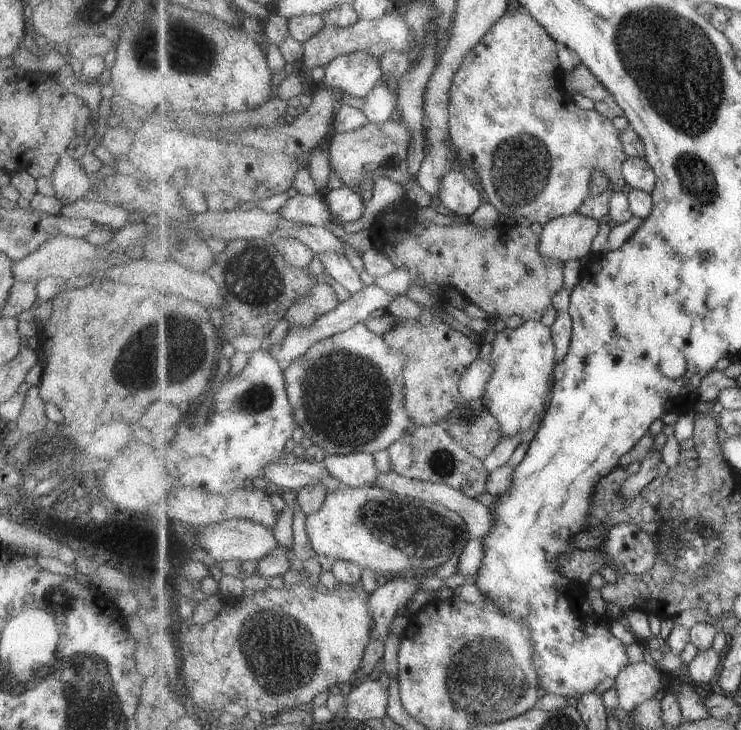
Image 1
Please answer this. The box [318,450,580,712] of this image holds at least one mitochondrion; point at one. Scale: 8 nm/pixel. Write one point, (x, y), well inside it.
(396, 523)

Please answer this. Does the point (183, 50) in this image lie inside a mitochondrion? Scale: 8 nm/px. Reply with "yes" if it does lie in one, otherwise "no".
yes

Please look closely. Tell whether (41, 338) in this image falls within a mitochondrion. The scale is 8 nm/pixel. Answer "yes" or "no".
no

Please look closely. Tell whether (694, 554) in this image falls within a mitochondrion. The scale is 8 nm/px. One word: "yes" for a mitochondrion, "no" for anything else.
yes

